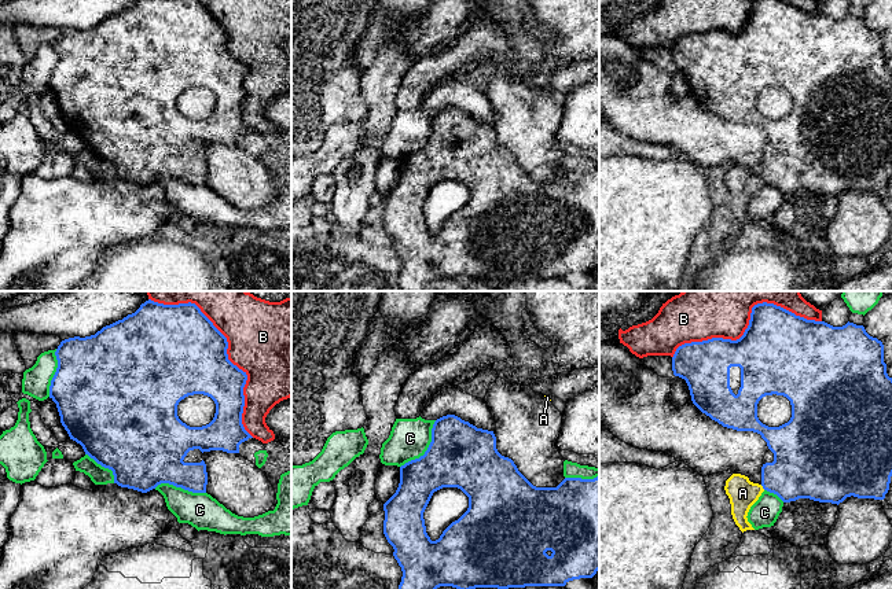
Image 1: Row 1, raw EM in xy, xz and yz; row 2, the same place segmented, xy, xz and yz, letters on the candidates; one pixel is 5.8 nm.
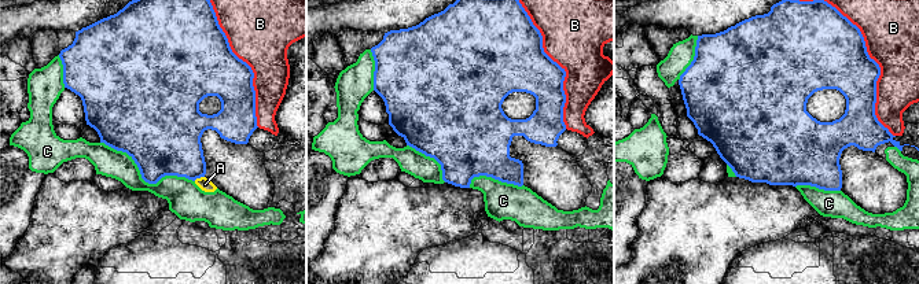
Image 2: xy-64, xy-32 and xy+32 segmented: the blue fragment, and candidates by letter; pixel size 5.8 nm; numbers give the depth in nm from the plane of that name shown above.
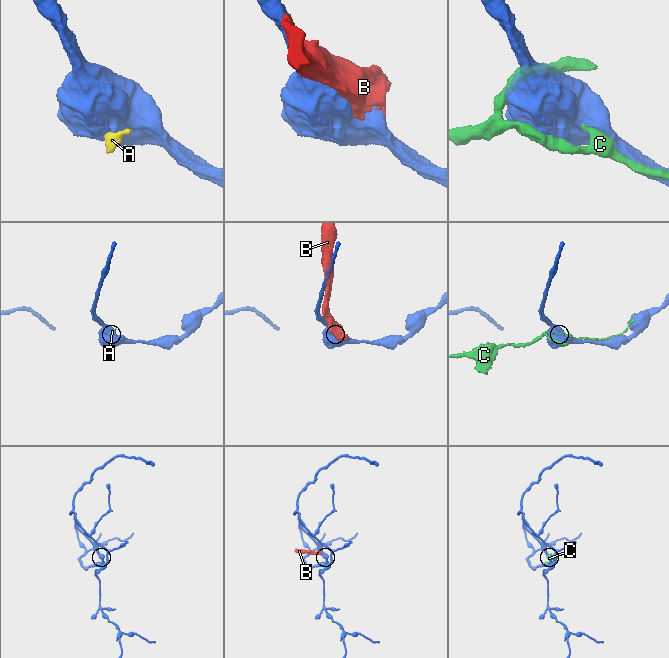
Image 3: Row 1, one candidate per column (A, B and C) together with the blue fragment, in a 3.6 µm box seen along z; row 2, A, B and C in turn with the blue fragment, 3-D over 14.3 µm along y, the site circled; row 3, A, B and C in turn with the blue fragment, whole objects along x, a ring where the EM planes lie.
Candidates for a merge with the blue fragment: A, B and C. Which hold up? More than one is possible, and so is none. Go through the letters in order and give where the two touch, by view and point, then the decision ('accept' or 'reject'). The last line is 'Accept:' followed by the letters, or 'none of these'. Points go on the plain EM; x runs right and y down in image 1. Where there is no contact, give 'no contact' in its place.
A: yz (763, 180) | reject
B: xy (243, 65) | reject
C: xz (428, 142) | reject
Accept: none of these

